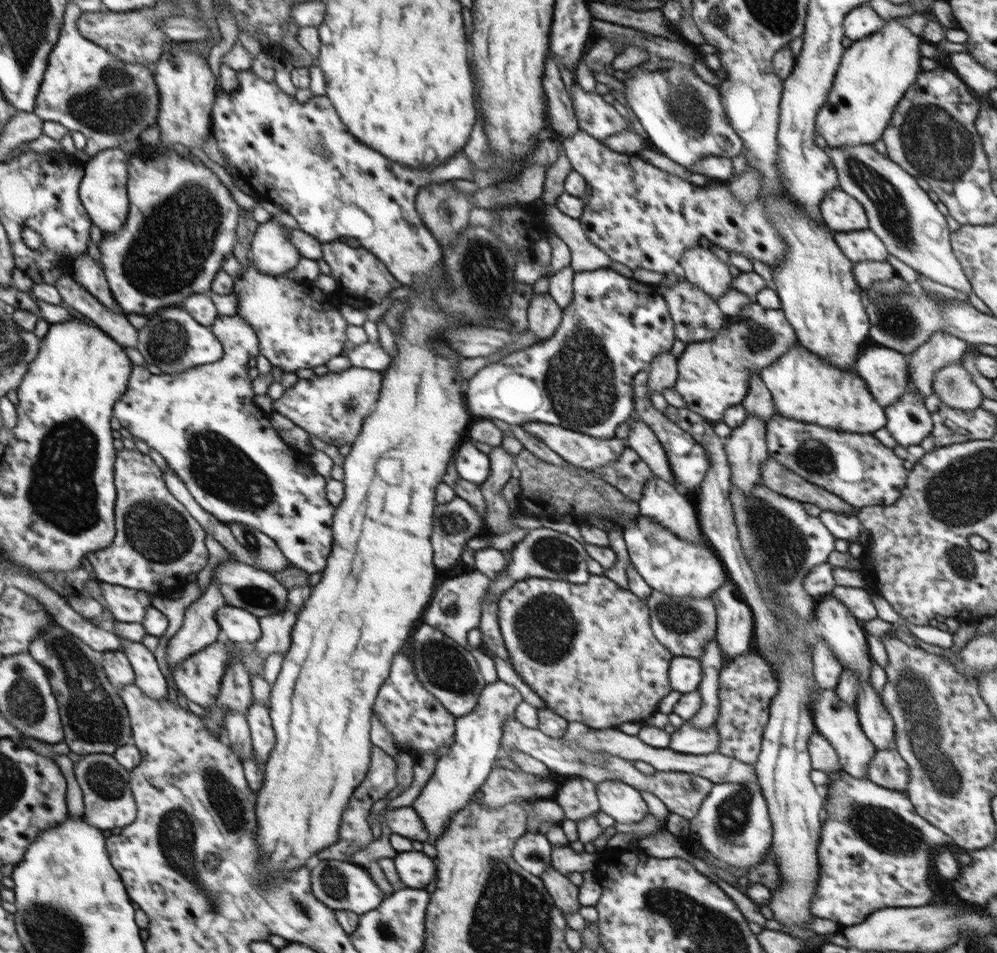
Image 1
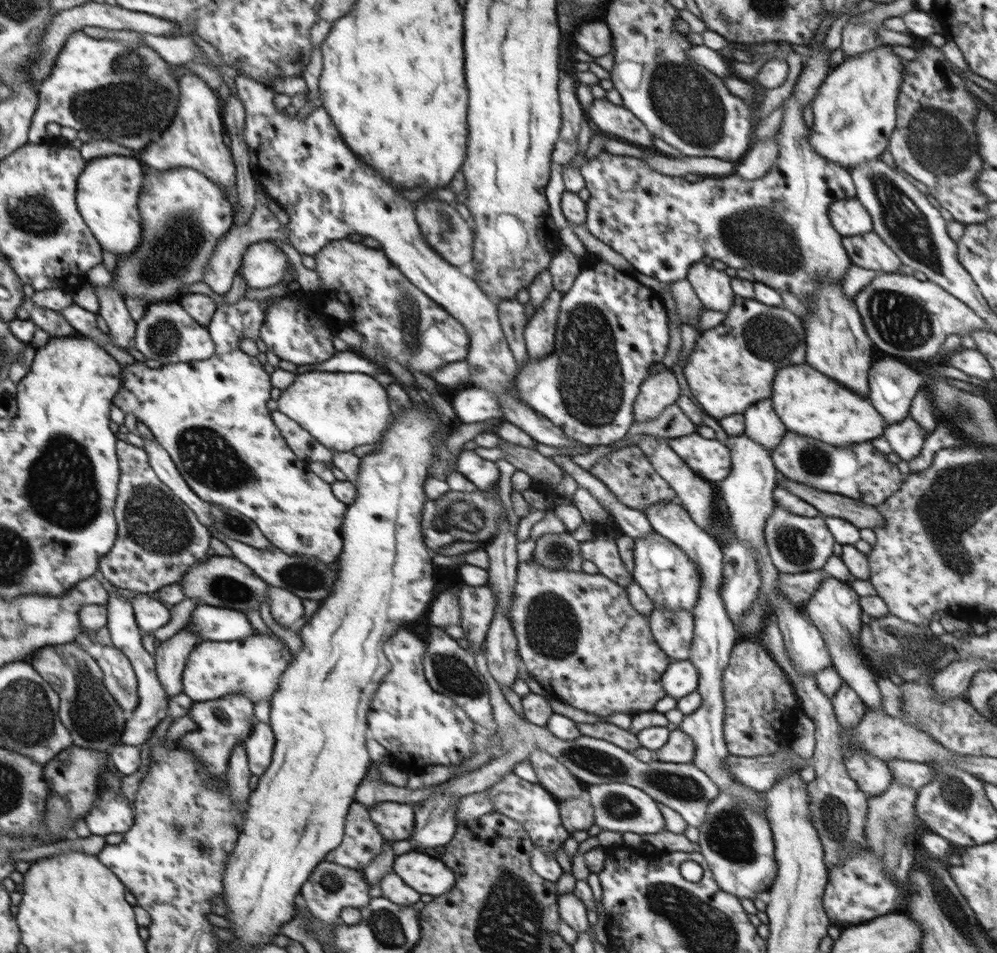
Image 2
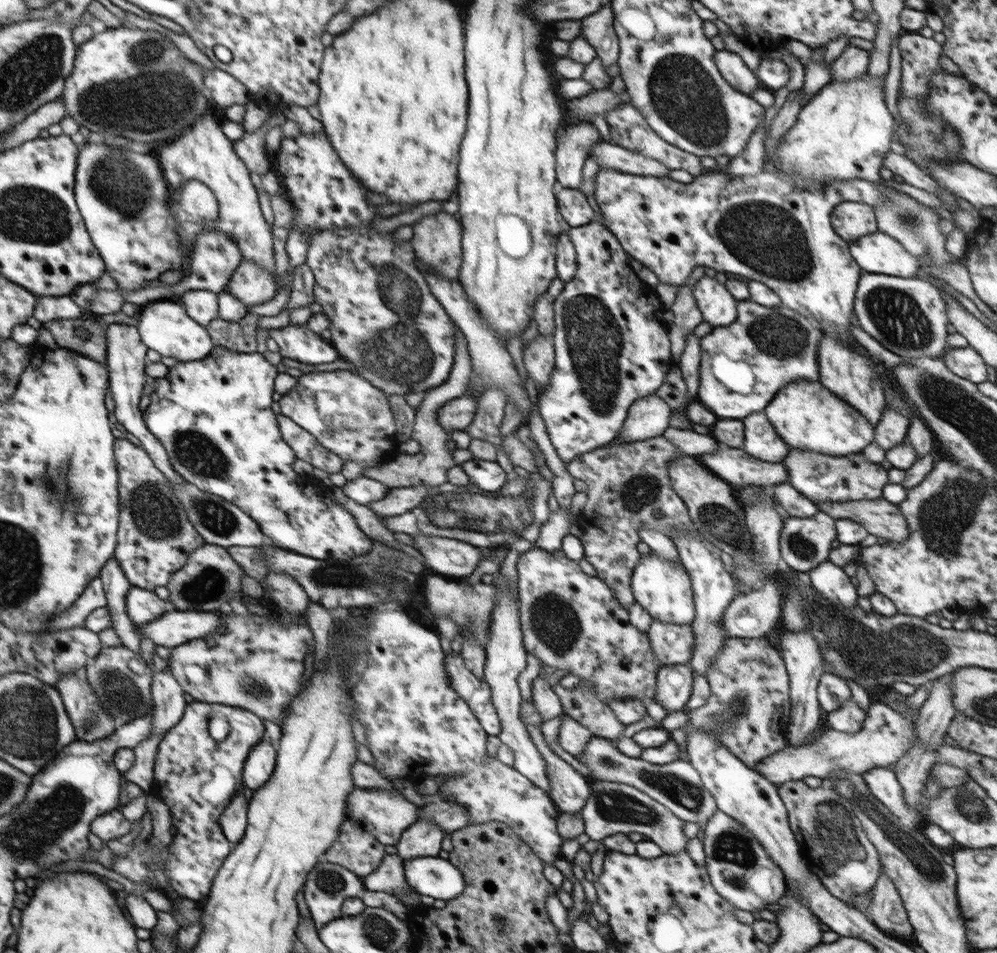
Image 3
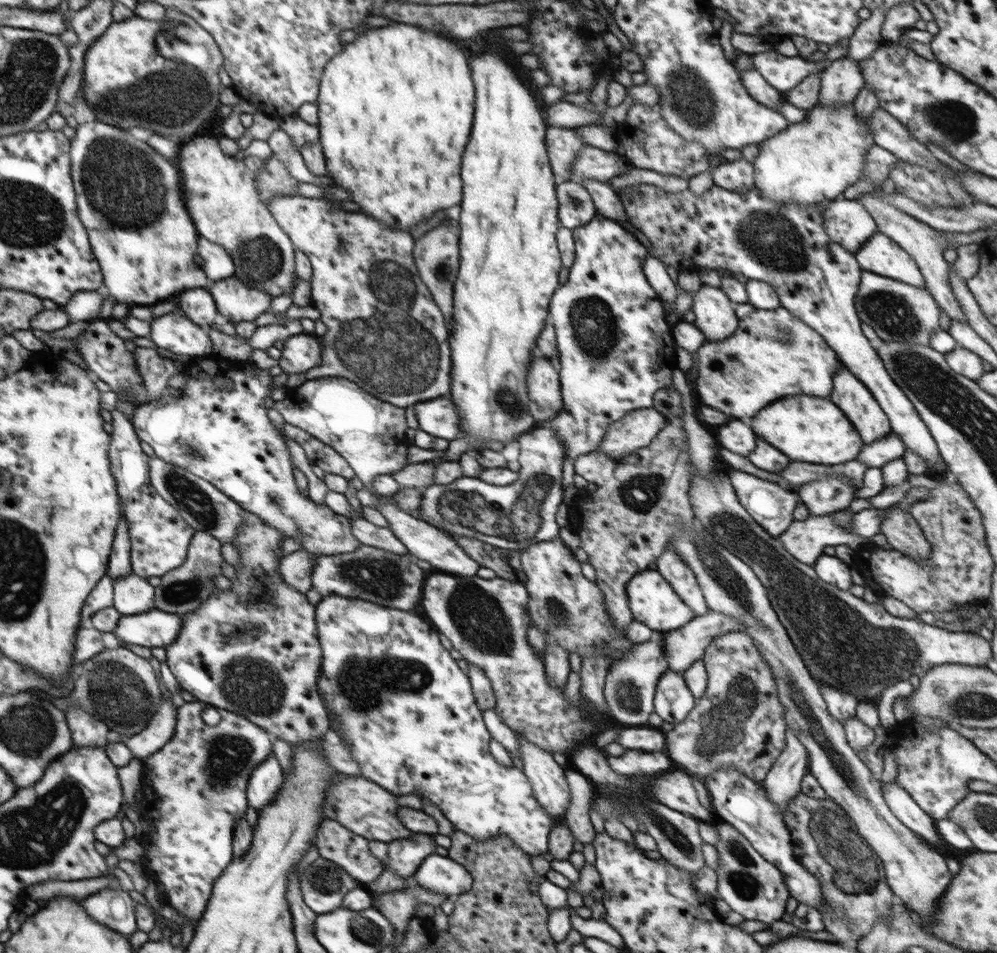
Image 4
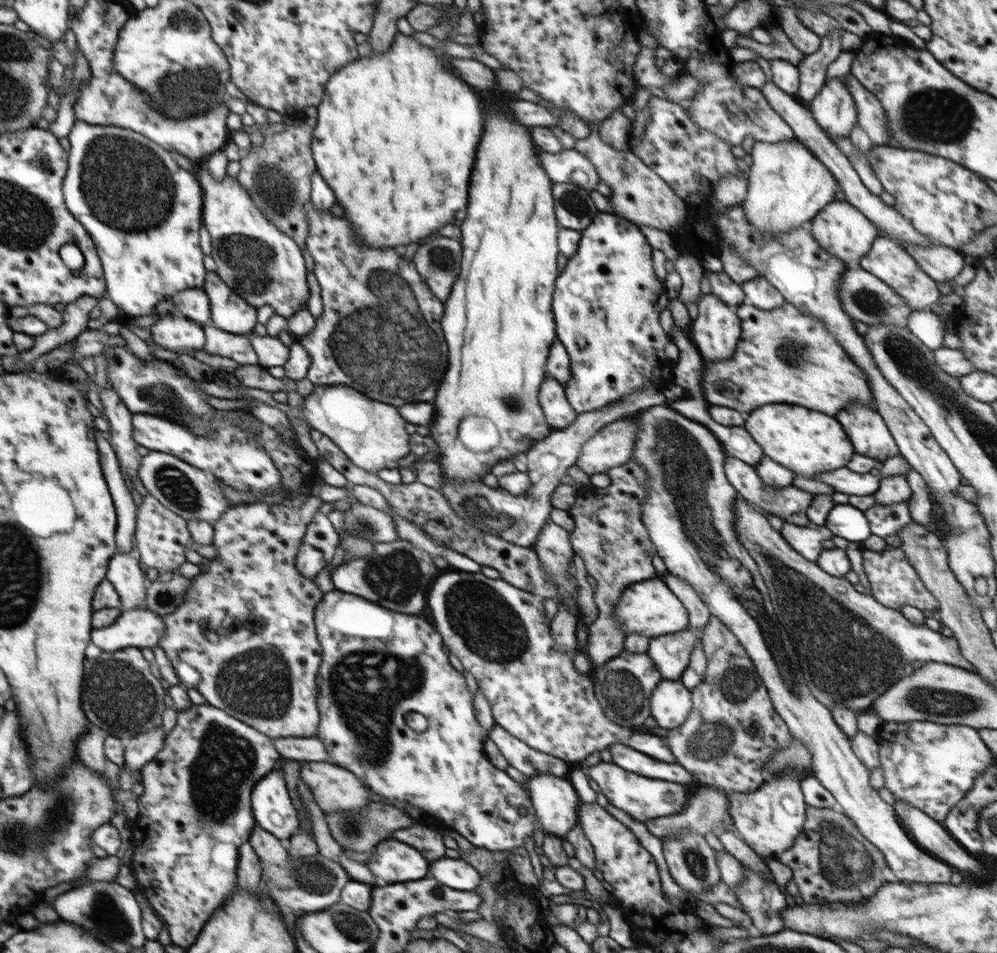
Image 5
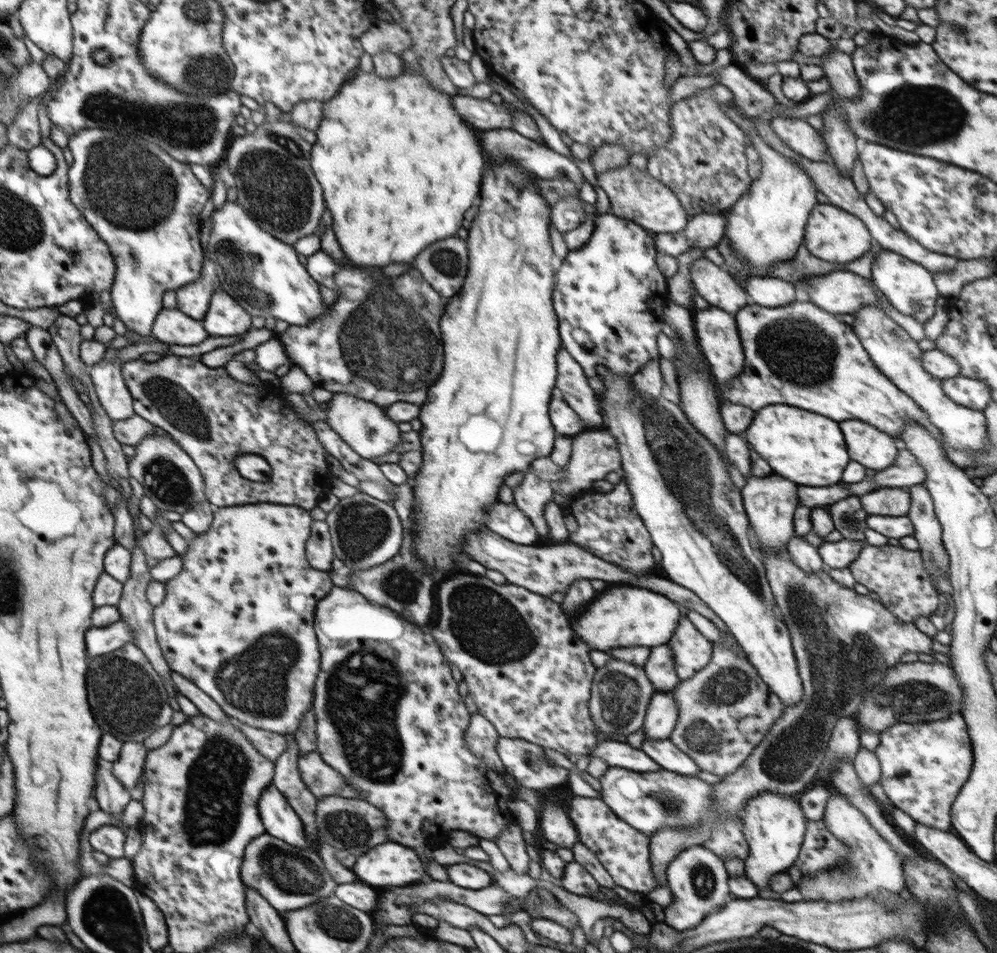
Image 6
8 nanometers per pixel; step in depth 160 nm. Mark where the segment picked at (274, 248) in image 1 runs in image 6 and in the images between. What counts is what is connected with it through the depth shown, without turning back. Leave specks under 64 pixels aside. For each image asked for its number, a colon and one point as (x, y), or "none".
2: (263, 266)
3: (251, 284)
4: (236, 301)
5: (230, 312)
6: (225, 317)

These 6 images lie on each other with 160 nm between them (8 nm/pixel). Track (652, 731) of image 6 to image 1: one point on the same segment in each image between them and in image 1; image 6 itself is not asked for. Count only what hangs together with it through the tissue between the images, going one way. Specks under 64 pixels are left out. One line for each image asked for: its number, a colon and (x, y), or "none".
1: (685, 673)
2: (680, 678)
3: (674, 683)
4: (673, 700)
5: (671, 702)

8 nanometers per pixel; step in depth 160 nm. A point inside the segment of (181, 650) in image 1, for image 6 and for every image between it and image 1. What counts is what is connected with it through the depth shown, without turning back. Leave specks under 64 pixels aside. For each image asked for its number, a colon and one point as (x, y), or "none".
2: (171, 655)
3: (169, 707)
4: (160, 730)
5: (140, 749)
6: (129, 767)

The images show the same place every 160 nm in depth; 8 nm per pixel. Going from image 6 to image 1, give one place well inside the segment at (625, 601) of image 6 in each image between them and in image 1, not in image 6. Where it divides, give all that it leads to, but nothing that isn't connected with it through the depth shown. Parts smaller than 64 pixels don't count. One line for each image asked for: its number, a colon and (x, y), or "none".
1: (673, 566)
2: (665, 573)
3: (663, 589)
4: (652, 601)
5: (649, 607)

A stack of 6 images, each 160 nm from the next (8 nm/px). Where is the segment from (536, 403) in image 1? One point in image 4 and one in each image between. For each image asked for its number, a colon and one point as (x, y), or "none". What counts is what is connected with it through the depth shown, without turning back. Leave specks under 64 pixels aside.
2: (611, 329)
3: (611, 340)
4: (616, 349)

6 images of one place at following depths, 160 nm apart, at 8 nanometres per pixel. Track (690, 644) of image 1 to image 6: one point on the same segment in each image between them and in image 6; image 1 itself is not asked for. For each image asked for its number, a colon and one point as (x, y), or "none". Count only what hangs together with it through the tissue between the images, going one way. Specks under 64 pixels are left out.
2: (672, 630)
3: (671, 643)
4: (630, 685)
5: (623, 687)
6: (621, 692)

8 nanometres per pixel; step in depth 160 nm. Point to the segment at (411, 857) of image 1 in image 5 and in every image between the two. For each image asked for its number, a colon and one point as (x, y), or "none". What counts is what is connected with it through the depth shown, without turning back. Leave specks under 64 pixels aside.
2: (426, 875)
3: (432, 876)
4: (437, 873)
5: (455, 873)

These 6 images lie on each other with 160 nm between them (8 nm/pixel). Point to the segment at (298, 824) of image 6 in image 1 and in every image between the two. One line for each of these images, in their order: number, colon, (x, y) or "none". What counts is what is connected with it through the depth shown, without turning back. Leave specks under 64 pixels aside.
1: (262, 733)
2: (259, 745)
3: (261, 762)
4: (267, 779)
5: (273, 810)

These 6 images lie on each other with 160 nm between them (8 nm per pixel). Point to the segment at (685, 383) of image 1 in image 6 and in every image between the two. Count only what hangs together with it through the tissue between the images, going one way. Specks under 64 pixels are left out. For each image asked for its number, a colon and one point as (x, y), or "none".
2: (755, 340)
3: (776, 346)
4: (772, 354)
5: (783, 355)
6: (798, 354)

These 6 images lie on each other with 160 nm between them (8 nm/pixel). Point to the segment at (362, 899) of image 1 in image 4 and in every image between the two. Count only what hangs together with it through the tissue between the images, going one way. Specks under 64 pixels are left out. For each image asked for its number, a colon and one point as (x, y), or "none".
2: (331, 887)
3: (327, 886)
4: (323, 885)

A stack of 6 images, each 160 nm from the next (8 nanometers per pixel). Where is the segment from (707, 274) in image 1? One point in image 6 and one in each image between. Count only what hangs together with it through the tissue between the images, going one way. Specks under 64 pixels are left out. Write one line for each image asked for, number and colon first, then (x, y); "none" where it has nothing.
2: (713, 287)
3: (718, 307)
4: (715, 317)
5: (716, 330)
6: (717, 333)

